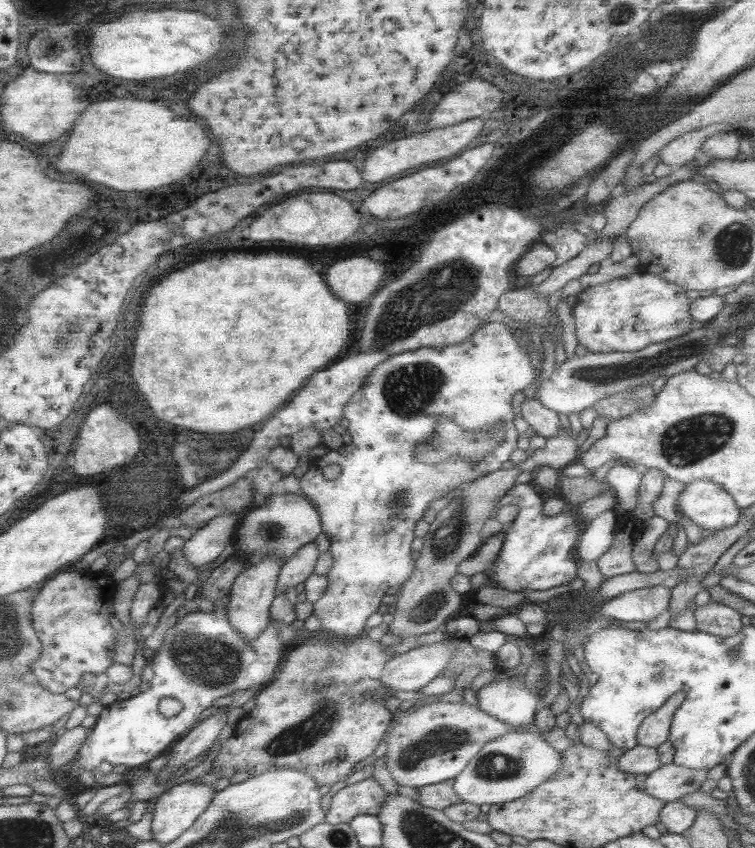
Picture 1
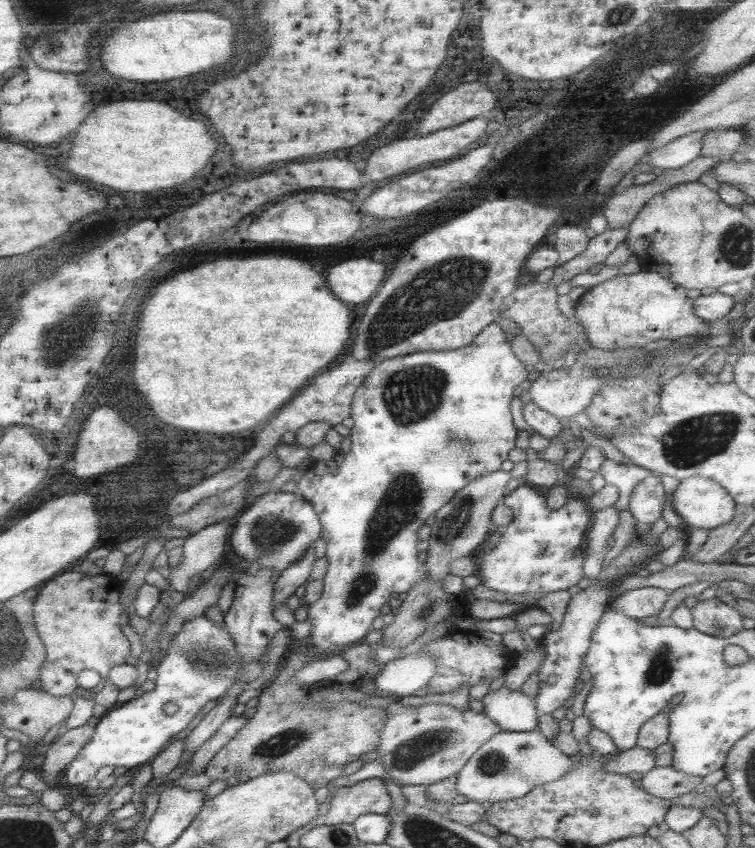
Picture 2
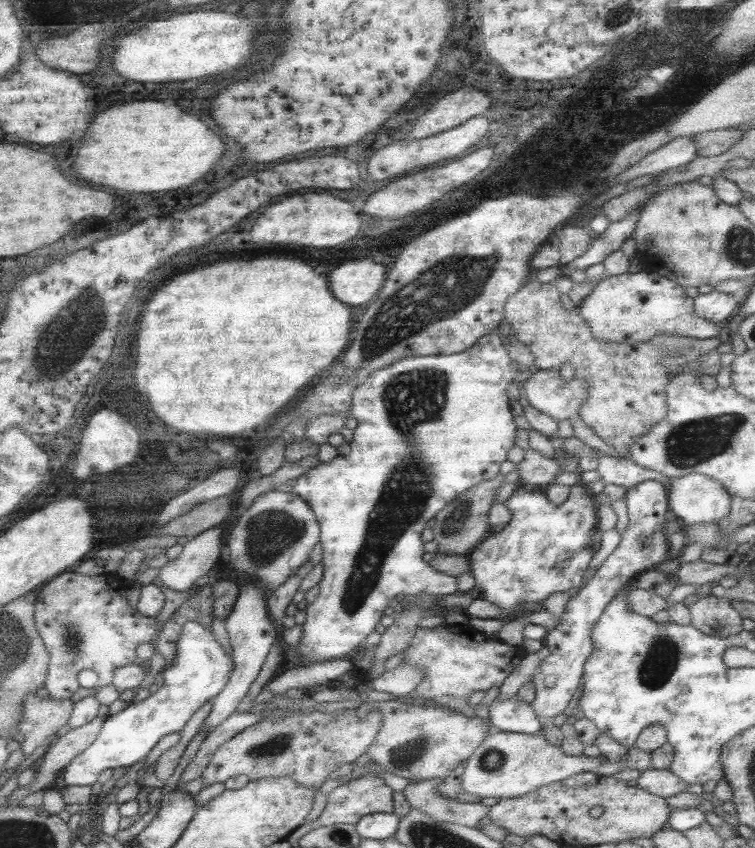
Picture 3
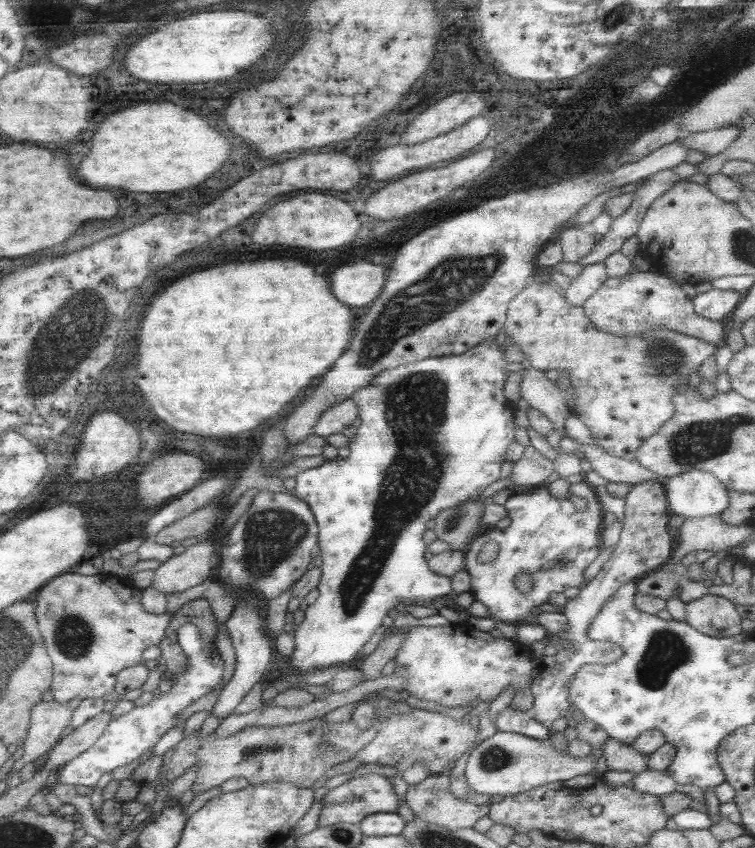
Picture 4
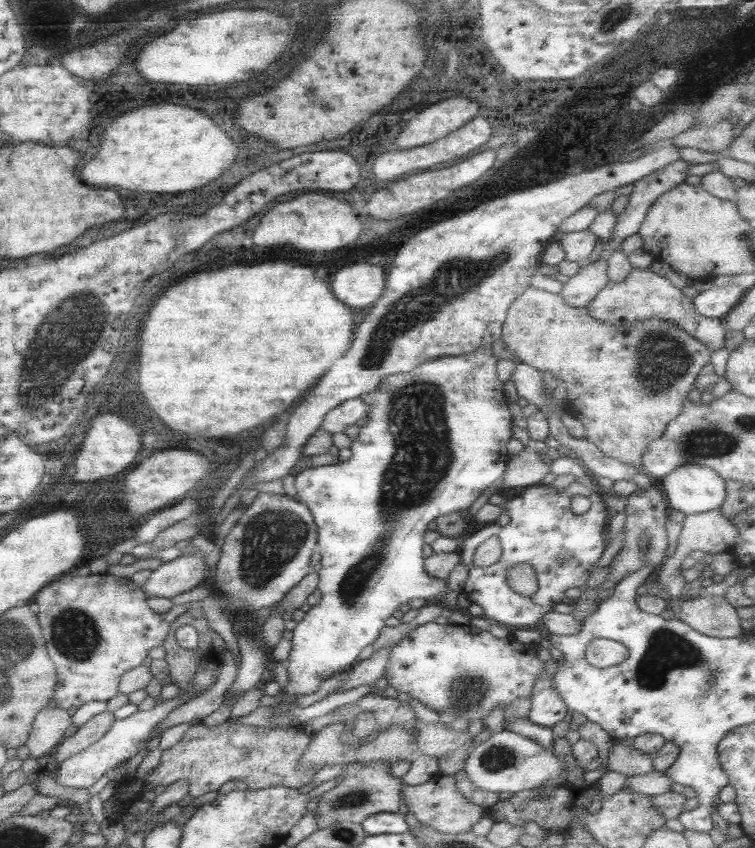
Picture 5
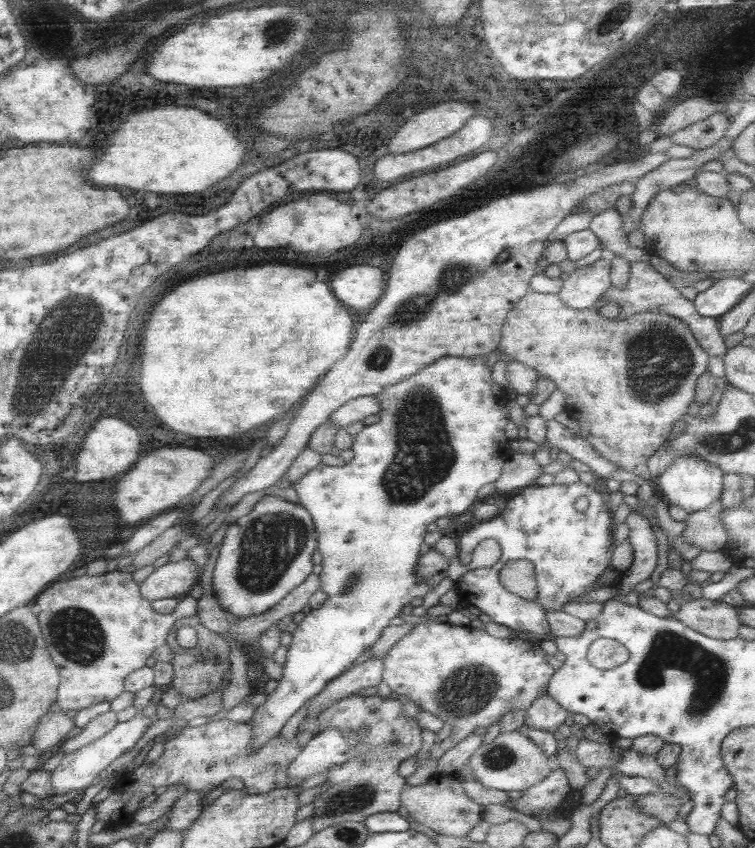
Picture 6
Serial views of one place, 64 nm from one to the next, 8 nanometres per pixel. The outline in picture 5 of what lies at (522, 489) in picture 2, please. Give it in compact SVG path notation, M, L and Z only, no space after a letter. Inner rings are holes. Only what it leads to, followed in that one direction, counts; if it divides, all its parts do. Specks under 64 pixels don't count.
M573 481L565 490L553 490L550 485L527 487L521 494L505 501L509 522L500 526L496 522L476 525L467 533L457 548L459 562L469 568L461 593L470 603L483 610L483 618L492 624L512 629L525 627L542 632L539 621L552 610L555 603L563 602L565 590L585 587L592 566L606 547L607 508L598 489L590 489ZM571 496L585 496L590 506L585 513L575 514L569 509ZM495 537L500 544L500 557L495 564L483 568L471 568L475 548L486 538ZM529 564L536 576L536 589L531 596L521 596L507 585L505 576L511 566Z

